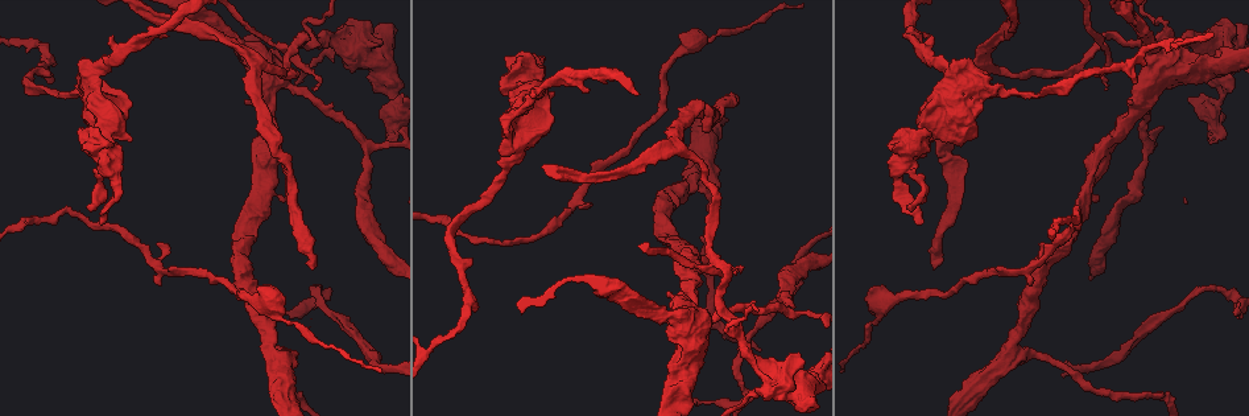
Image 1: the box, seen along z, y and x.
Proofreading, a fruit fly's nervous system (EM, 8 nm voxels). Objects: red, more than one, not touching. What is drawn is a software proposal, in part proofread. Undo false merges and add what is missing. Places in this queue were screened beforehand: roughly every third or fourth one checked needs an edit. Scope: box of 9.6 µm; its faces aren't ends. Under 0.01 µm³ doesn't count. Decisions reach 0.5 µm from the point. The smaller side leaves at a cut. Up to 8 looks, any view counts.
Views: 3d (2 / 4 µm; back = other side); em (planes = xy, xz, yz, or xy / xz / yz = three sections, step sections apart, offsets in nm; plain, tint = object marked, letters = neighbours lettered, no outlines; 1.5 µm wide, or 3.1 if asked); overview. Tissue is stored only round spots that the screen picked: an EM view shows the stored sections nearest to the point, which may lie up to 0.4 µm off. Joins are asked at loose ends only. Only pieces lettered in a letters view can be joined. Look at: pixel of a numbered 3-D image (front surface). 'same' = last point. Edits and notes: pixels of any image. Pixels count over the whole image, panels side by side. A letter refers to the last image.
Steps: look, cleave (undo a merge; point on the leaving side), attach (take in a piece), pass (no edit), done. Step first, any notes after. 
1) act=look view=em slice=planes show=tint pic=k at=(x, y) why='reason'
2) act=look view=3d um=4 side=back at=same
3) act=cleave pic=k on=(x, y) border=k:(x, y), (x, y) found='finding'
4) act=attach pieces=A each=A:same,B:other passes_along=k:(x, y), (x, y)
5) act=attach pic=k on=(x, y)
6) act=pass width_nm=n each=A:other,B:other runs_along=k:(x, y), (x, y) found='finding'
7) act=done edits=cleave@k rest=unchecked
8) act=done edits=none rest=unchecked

act=look view=3d um=4 side=back pic=1 at=(697, 44) why='thick turns thin'

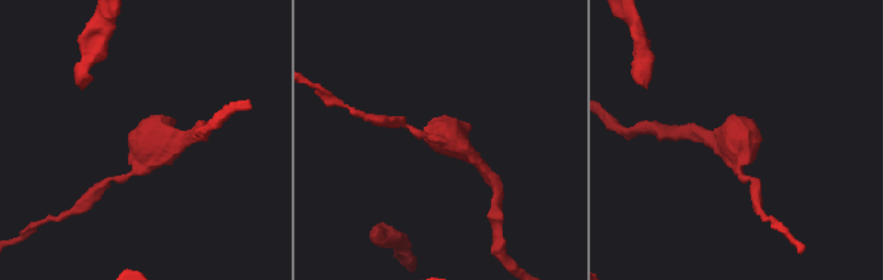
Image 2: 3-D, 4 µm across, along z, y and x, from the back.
act=look view=em slice=yz step=8 show=tint pic=2 at=(736, 164) arm_widths_nm=170,180 why='now the EM'

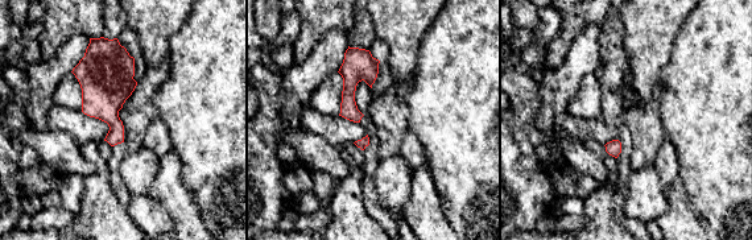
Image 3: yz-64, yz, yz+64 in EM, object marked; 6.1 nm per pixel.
act=look view=em slice=xy step=4 show=letters at=same why='another direction'

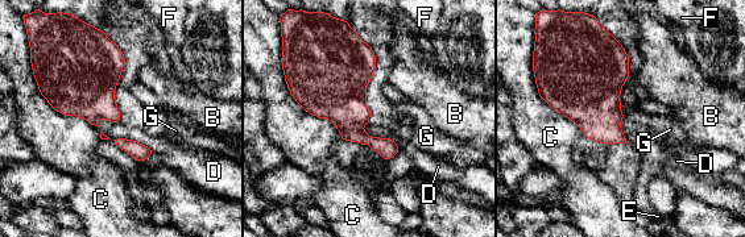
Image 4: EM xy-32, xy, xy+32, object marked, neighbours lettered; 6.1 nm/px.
act=pass each=B:other,C:other,D:other,E:other,F:other,G:other found='one neuron here'

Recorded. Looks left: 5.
act=look view=em slice=xy step=8 show=letters pic=1 at=(914, 144) why='three-way junction'

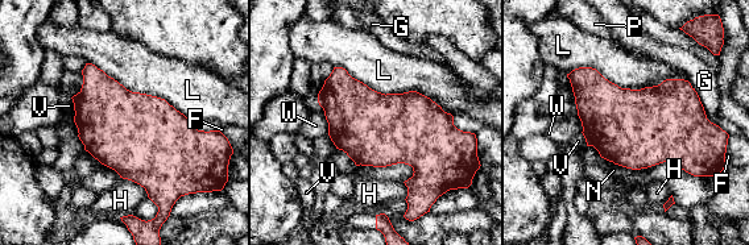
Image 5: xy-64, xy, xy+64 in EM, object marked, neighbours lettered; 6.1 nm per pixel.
act=pass each=F:other,G:other,H:other,L:other,N:other,P:other,V:other,W:other border=5:(566, 74), (689, 82) found='continuous, no second neuron'

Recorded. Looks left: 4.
act=look view=em slice=planes show=letters pic=1 at=(935, 267)

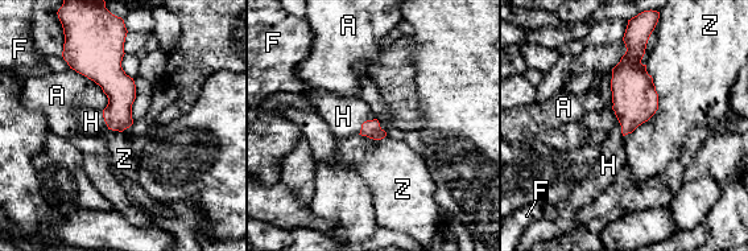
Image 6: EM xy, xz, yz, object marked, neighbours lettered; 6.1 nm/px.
act=attach pieces=H each=A:other,F:other,H:same,Z:other passes_along=6:(371, 128), (367, 120), (343, 116) found='it goes on there'

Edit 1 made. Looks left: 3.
act=done edits=attach@6 rest=unchecked

